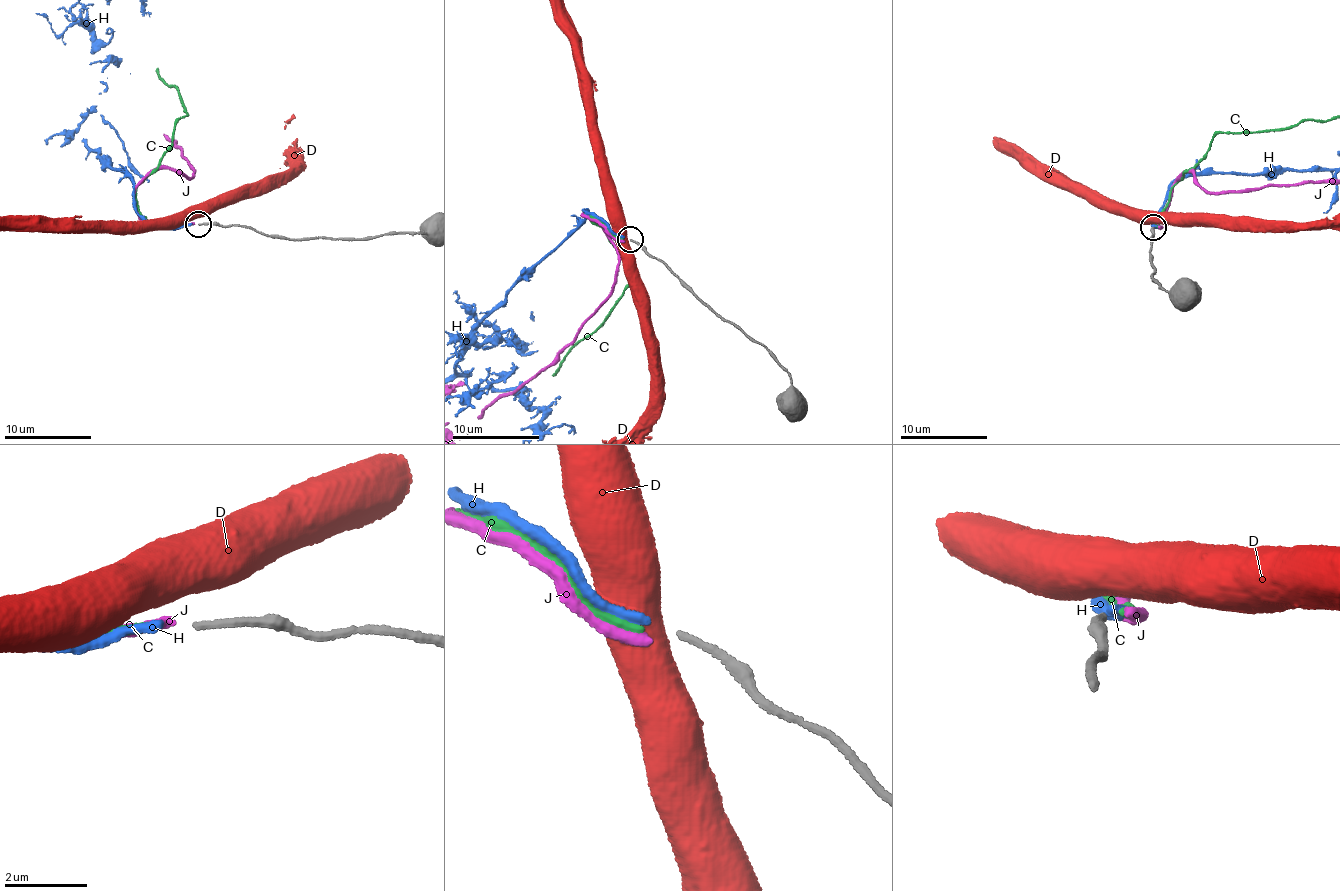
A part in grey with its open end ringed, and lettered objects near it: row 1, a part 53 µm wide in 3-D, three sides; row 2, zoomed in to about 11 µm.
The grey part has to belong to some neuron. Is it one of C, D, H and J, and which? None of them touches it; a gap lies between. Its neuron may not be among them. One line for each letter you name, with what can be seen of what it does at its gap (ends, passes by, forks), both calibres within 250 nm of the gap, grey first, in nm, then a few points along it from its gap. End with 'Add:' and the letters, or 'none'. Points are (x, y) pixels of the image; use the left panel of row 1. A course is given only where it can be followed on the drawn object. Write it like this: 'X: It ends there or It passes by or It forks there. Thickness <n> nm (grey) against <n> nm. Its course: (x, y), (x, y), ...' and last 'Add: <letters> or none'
C: It ends there. Thickness 150 nm (grey) against 190 nm
Add: C

